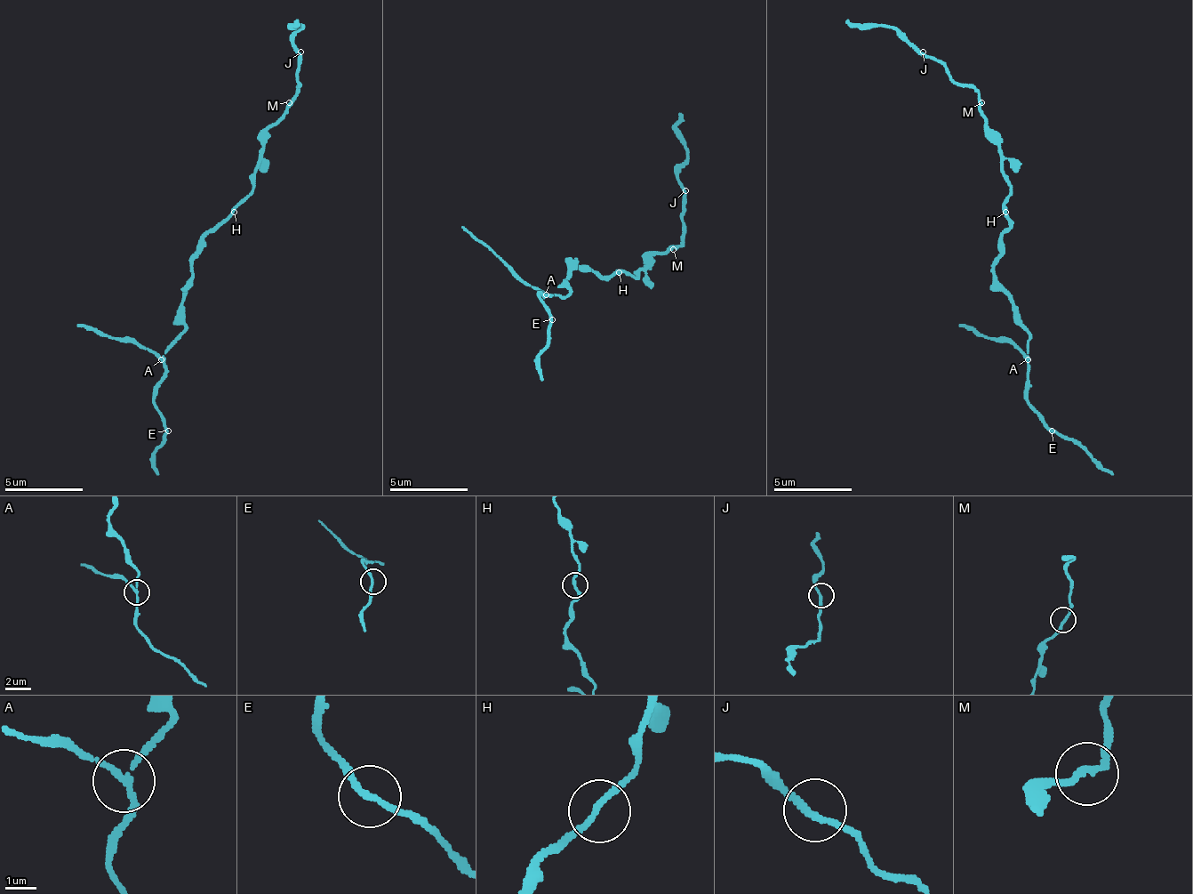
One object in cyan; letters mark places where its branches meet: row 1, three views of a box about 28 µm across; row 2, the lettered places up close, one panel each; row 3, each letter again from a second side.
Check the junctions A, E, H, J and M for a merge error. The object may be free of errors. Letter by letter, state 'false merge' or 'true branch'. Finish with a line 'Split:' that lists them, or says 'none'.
A: false merge
E: true branch
H: true branch
J: true branch
M: true branch
Split: A

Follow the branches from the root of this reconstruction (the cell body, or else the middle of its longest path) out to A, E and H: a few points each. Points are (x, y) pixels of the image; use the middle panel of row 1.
A: (603, 276), (591, 269), (583, 269), (576, 261), (568, 276), (568, 292), (564, 295), (544, 295)
E: (603, 276), (591, 269), (583, 269), (576, 261), (564, 295), (544, 295), (540, 292), (540, 300), (552, 319)
H: (603, 276), (615, 276), (619, 272)

